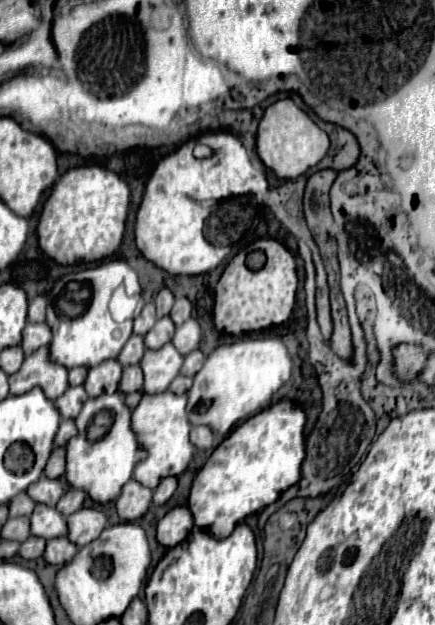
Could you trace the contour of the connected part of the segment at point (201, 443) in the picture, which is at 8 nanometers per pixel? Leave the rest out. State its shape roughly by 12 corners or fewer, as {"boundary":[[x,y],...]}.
{"boundary":[[194,426],[190,442],[198,450],[212,446],[212,430],[206,426]]}

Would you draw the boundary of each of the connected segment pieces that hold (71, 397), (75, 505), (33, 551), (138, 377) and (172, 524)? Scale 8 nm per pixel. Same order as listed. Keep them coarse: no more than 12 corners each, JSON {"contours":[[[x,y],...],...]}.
{"contours":[[[70,386],[54,404],[60,416],[76,418],[86,400],[84,386]],[[68,490],[58,500],[56,510],[64,516],[82,508],[82,490]],[[30,536],[22,542],[18,554],[34,560],[44,554],[46,540]],[[140,364],[126,366],[120,392],[142,390]],[[176,506],[158,522],[158,542],[172,548],[194,522],[186,506]]]}

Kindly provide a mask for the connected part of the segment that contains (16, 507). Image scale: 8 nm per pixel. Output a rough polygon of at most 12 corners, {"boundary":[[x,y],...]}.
{"boundary":[[26,492],[10,500],[10,516],[30,516],[34,500]]}

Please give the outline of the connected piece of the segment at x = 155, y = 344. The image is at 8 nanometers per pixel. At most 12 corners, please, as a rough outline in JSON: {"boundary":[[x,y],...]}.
{"boundary":[[170,316],[160,318],[144,336],[150,350],[162,348],[174,336]]}

